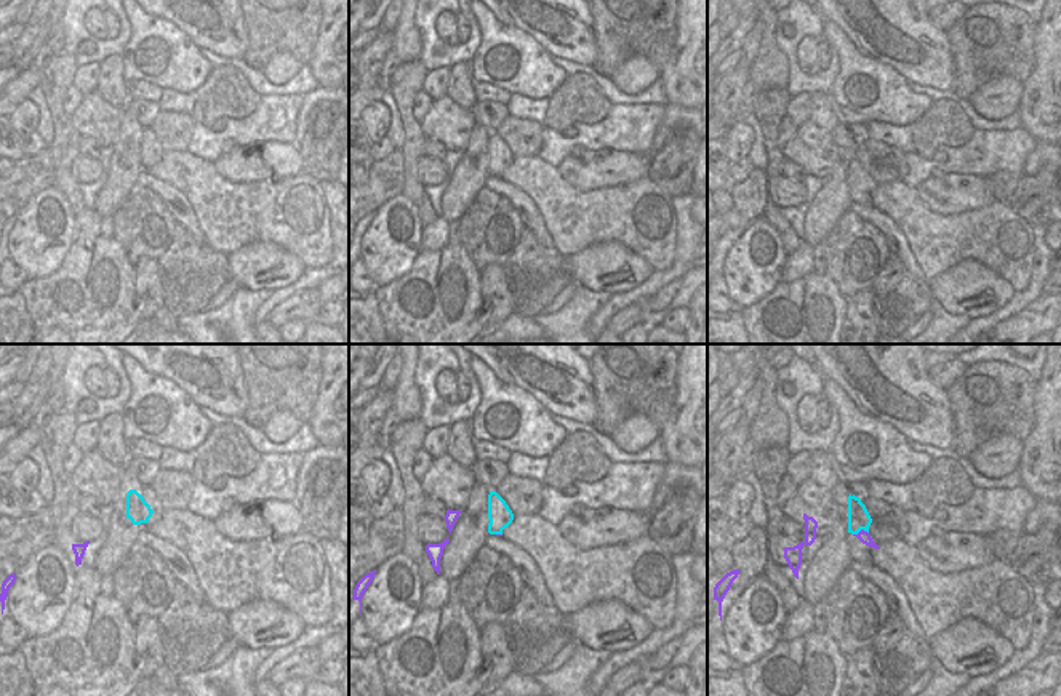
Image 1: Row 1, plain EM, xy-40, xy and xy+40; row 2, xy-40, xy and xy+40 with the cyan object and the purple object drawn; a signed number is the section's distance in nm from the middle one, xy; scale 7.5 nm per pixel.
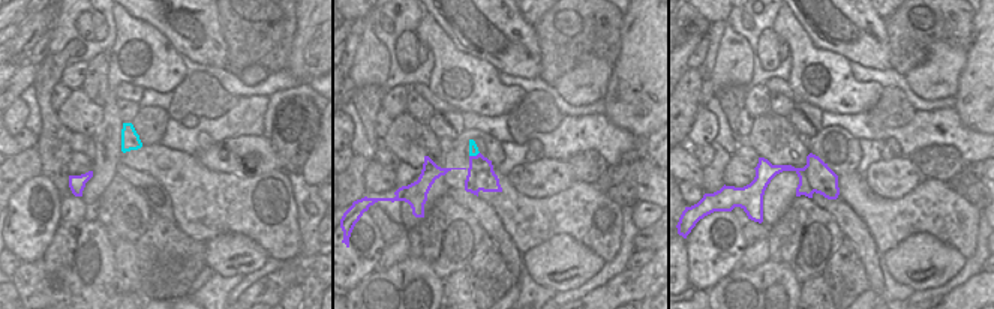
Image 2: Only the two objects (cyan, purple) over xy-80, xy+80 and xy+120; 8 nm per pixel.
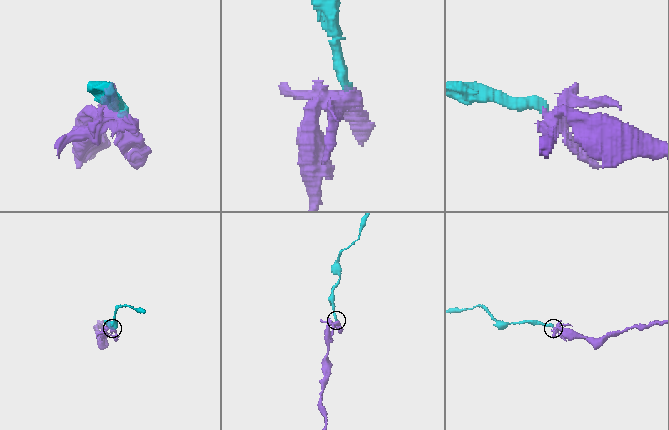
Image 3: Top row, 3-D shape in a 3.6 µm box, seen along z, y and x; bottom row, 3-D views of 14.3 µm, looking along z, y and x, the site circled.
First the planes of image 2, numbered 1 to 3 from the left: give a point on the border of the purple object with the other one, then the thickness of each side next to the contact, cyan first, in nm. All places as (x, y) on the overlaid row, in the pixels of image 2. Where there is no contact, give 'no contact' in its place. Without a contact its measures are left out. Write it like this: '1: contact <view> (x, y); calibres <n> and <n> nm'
1: no contact
2: contact xy+80 (474, 155); calibres 70 and 220 nm
3: no contact

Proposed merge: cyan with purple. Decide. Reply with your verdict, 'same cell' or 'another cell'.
another cell

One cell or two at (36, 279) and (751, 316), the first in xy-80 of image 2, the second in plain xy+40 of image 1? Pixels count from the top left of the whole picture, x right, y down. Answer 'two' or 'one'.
one

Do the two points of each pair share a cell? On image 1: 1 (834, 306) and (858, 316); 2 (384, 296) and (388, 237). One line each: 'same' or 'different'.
1: different
2: different

